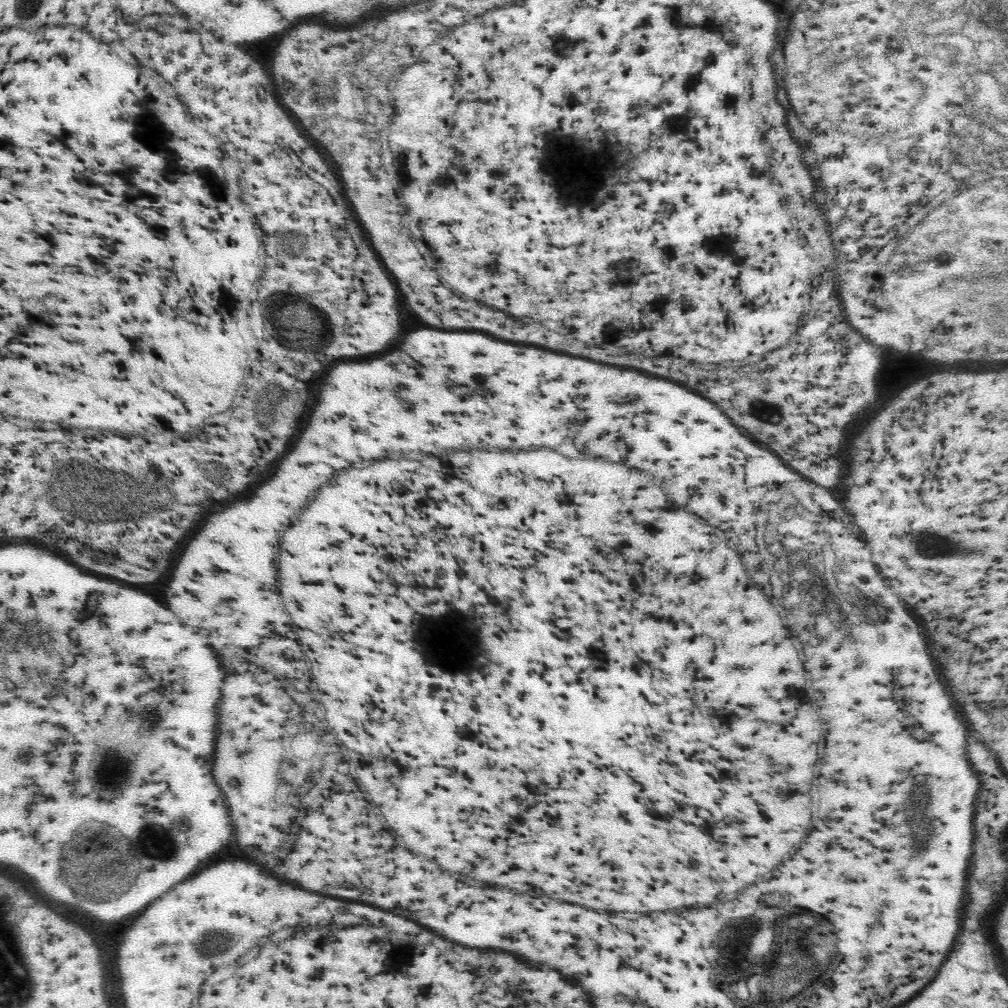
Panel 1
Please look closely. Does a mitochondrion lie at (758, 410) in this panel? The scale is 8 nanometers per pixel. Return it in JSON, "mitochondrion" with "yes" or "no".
{"mitochondrion":"yes"}

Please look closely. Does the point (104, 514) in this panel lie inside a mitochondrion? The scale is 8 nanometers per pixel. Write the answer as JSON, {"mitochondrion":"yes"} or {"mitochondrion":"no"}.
{"mitochondrion":"yes"}

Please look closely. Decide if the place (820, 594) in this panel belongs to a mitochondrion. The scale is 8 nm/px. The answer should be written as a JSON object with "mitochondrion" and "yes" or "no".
{"mitochondrion":"yes"}

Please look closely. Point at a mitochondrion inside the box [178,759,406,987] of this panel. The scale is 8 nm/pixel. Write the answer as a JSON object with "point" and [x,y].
{"point":[209,944]}

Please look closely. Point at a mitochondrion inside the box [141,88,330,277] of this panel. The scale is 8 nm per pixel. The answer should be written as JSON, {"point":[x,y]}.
{"point":[299,247]}

